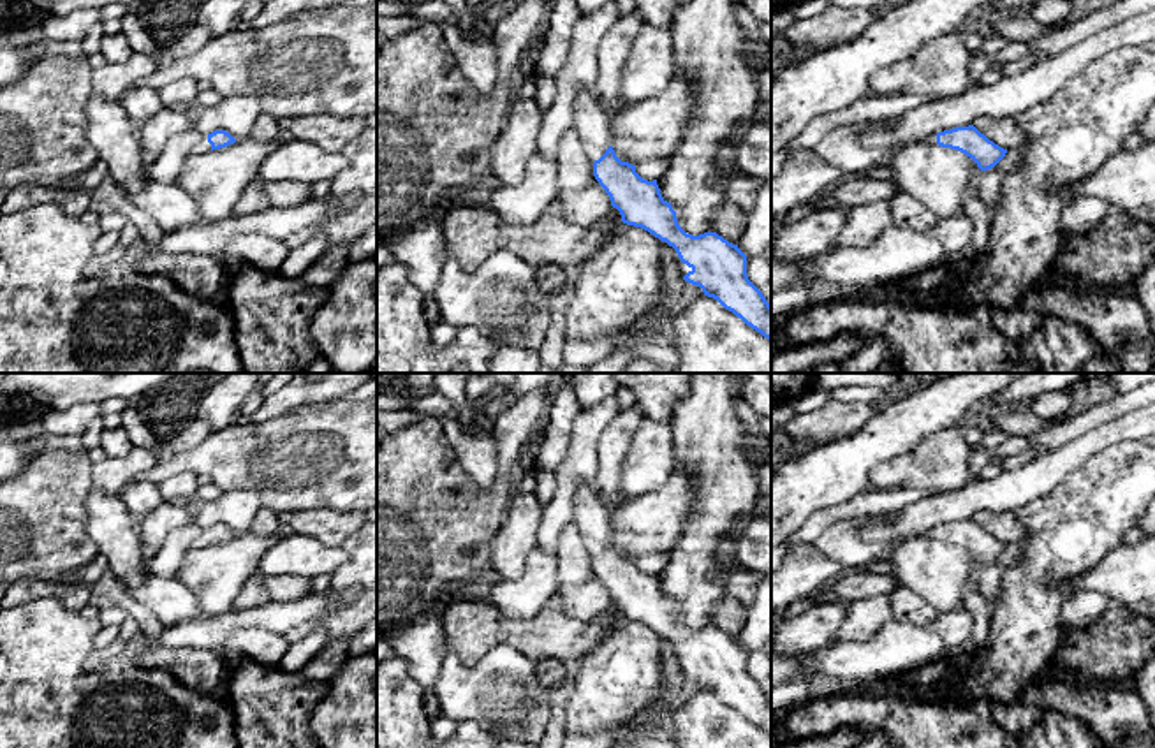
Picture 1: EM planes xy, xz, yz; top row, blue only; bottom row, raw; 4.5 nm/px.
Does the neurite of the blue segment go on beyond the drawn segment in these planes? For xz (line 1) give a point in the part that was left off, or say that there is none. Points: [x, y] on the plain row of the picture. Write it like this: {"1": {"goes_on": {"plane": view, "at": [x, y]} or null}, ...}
{"1": {"goes_on": {"plane": "xz", "at": [592, 514]}}}

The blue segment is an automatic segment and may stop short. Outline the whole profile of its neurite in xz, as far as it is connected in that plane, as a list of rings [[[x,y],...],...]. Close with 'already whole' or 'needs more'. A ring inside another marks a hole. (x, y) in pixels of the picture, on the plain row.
[[[583,484],[576,493],[574,526],[595,554],[593,570],[609,590],[611,600],[620,605],[622,616],[673,641],[690,662],[685,676],[701,681],[704,690],[717,693],[771,736],[771,699],[748,674],[747,649],[717,627],[692,630],[680,621],[676,605],[662,591],[657,574],[643,574],[636,560],[616,551],[609,503],[599,496],[593,484]]]; needs more

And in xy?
[[[215,524],[208,530],[202,530],[192,542],[192,547],[194,549],[199,549],[199,547],[206,547],[206,546],[213,546],[213,544],[220,544],[220,542],[225,542],[229,539],[234,539],[236,533],[225,526],[225,524]]]; needs more

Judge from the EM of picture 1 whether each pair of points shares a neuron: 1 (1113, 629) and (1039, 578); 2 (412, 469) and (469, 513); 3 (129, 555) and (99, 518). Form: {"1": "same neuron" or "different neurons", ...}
{"1": "different neurons", "2": "same neuron", "3": "same neuron"}

